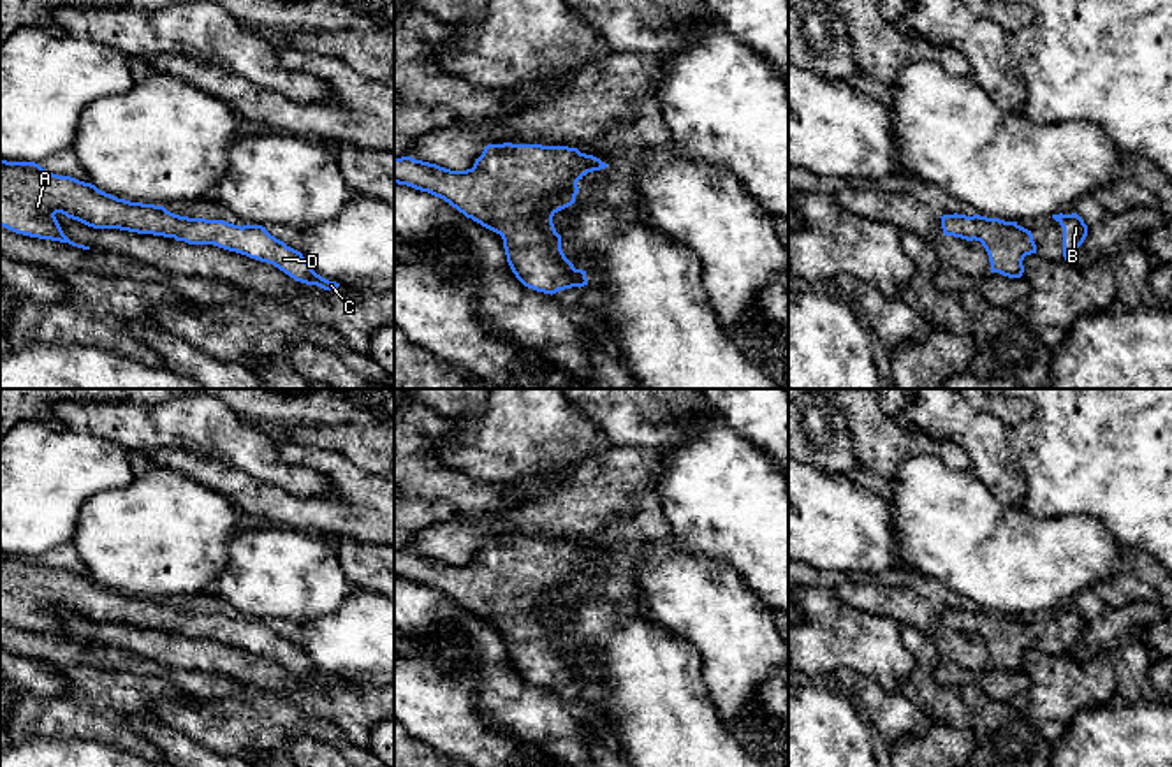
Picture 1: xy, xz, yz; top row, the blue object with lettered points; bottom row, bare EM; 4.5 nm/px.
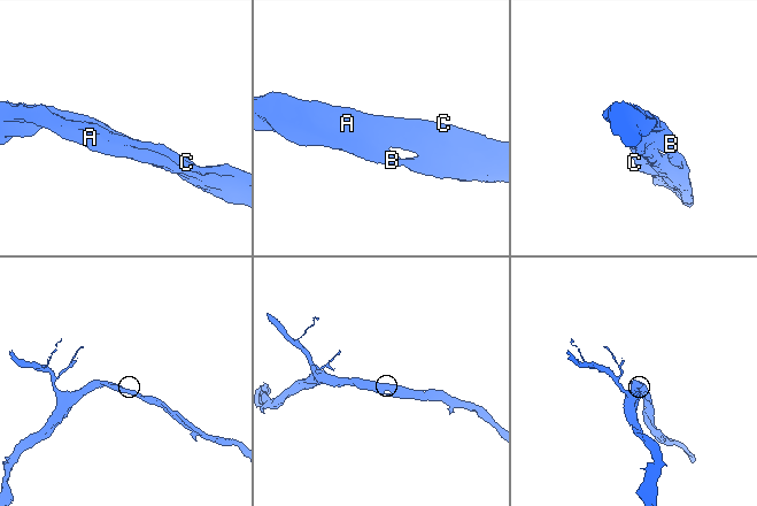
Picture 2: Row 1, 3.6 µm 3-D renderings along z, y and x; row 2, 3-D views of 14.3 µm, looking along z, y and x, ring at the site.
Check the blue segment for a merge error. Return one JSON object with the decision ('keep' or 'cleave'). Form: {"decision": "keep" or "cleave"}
{"decision": "keep"}

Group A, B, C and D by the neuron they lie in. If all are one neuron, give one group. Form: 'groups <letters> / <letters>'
groups A B C D

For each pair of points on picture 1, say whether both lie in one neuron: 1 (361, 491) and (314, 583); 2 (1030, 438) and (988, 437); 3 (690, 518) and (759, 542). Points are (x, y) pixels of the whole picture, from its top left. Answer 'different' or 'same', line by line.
1: different
2: different
3: same

